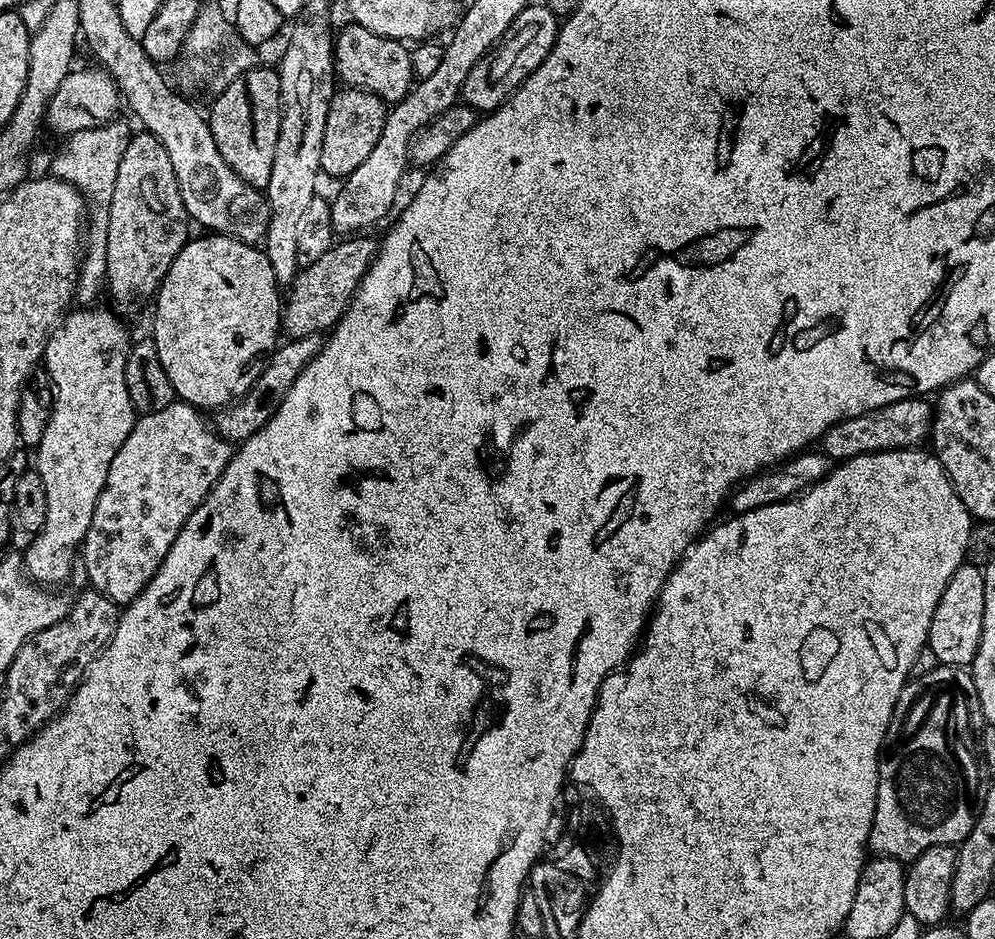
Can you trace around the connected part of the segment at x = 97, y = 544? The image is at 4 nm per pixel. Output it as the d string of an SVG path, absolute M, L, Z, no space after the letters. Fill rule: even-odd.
M173 402L166 410L143 413L126 442L122 442L122 450L114 454L114 462L110 462L106 486L102 486L102 494L98 494L94 518L90 518L90 530L86 530L78 556L81 561L84 559L84 572L92 583L89 585L117 606L127 606L148 585L174 538L178 538L186 518L194 514L230 462L233 445L221 438L215 427L200 416L203 415L191 404L183 402Z

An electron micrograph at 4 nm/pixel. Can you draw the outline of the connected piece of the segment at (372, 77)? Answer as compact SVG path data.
M348 22L335 37L334 72L347 87L366 90L389 106L398 103L414 87L411 51L401 41L374 34L355 22Z

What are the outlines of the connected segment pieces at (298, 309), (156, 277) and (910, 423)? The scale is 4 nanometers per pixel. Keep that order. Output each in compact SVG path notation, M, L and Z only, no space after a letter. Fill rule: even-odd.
M368 234L343 239L346 241L342 243L340 241L333 243L332 248L322 254L322 257L318 258L317 262L301 267L292 283L287 285L286 295L283 297L280 310L280 327L283 335L288 340L297 340L298 338L327 333L335 328L336 323L342 319L345 310L350 306L353 294L356 293L356 287L358 287L366 269L372 263L378 247L376 238L372 239L364 235Z
M137 131L129 138L125 153L121 155L113 198L110 200L108 232L105 234L105 246L102 249L106 260L106 292L120 304L128 304L131 300L144 300L147 296L148 299L155 297L174 258L178 258L178 254L190 239L188 227L188 211L182 202L182 190L178 190L178 178L174 178L174 165L170 163L170 154L166 154L166 146L162 146L162 142L154 138L154 134Z
M913 394L904 400L890 402L878 410L846 418L826 430L822 450L833 462L843 462L867 452L885 452L891 448L914 448L929 439L934 408L927 399Z

